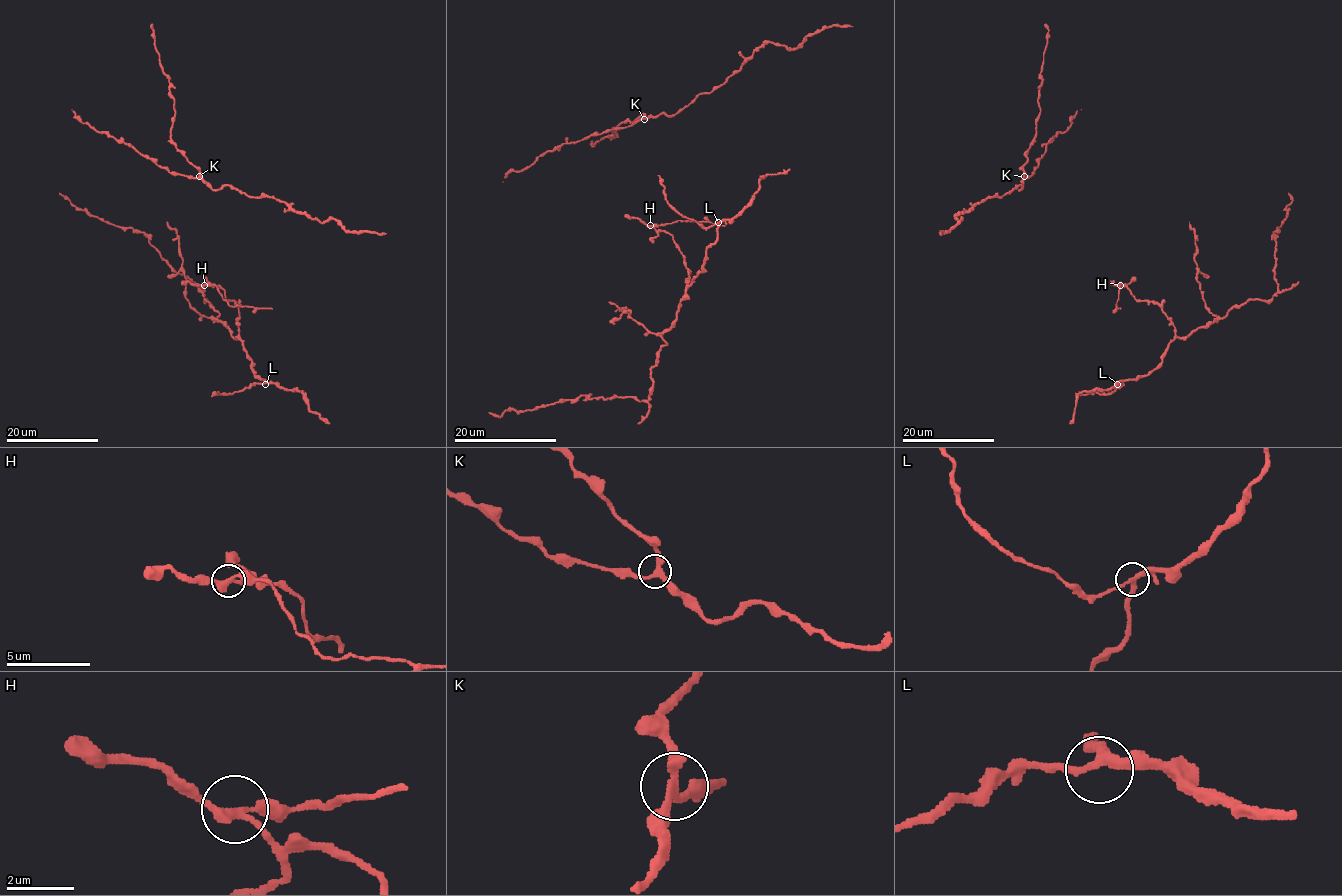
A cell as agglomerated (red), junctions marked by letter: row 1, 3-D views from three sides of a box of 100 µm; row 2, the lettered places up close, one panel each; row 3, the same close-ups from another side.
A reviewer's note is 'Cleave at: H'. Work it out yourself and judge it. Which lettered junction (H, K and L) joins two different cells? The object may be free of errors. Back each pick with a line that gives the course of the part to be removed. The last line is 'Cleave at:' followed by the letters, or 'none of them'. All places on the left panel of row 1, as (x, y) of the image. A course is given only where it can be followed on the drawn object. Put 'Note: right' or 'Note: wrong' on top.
Note: right
H: Course of the part to remove: (204, 285), (214, 285), (230, 305), (272, 309)
Cleave at: H

